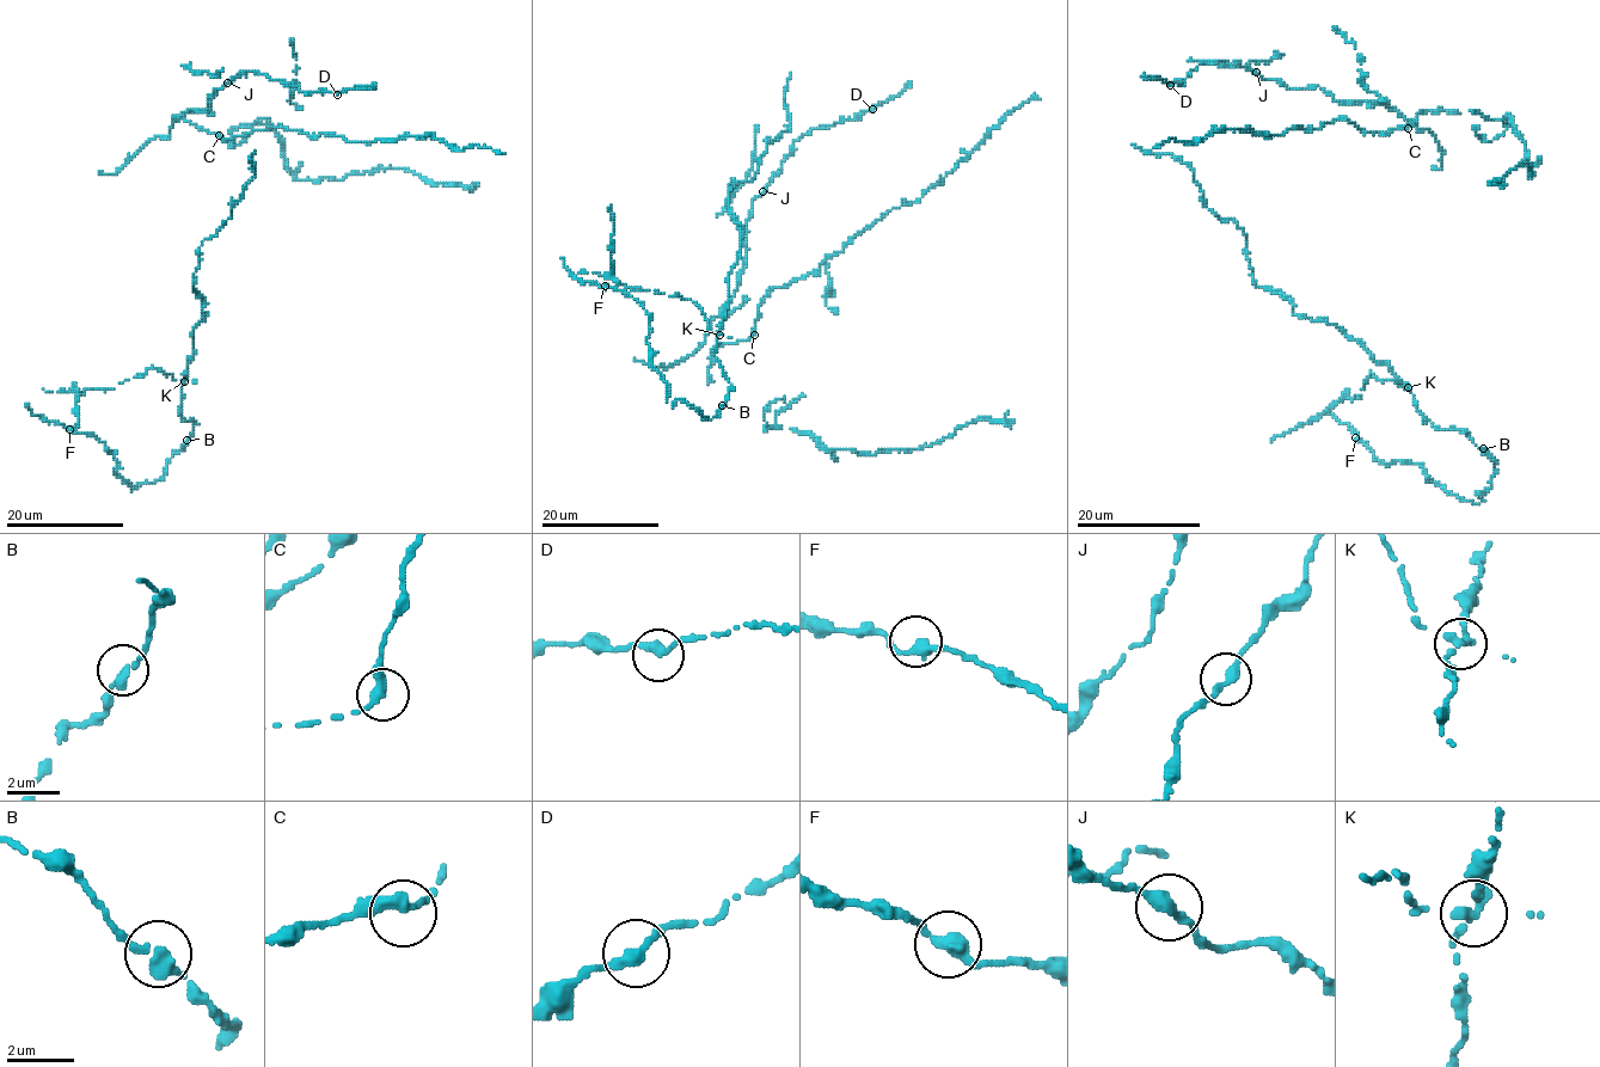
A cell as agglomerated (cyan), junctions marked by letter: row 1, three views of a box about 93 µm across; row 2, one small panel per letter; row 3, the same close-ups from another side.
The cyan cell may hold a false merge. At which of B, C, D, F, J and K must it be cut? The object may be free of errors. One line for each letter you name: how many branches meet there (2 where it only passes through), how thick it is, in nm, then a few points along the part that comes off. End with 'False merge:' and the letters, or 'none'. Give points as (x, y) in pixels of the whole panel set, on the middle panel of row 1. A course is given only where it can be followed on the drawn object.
K: branches 2; calibre 320 nm; course (719, 335), (709, 327), (700, 307), (690, 299), (629, 288), (612, 276), (614, 225), (610, 204)
False merge: K

